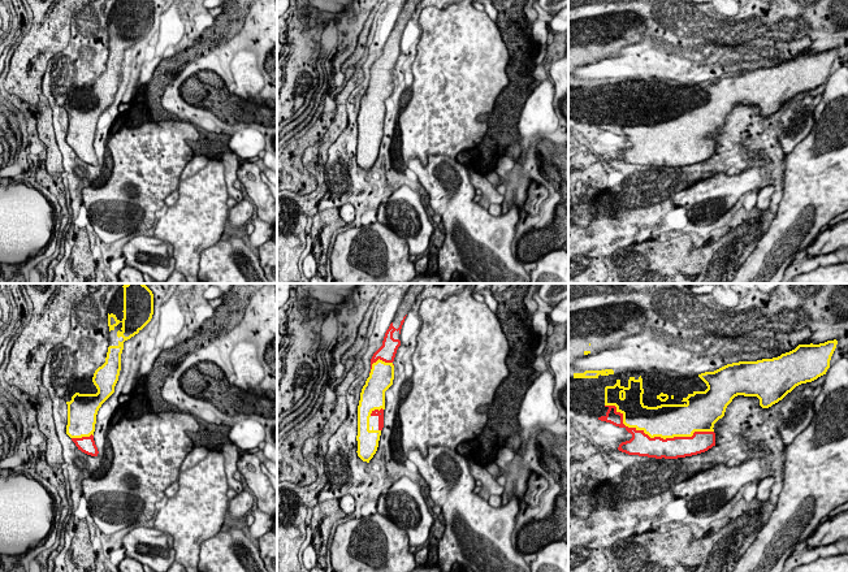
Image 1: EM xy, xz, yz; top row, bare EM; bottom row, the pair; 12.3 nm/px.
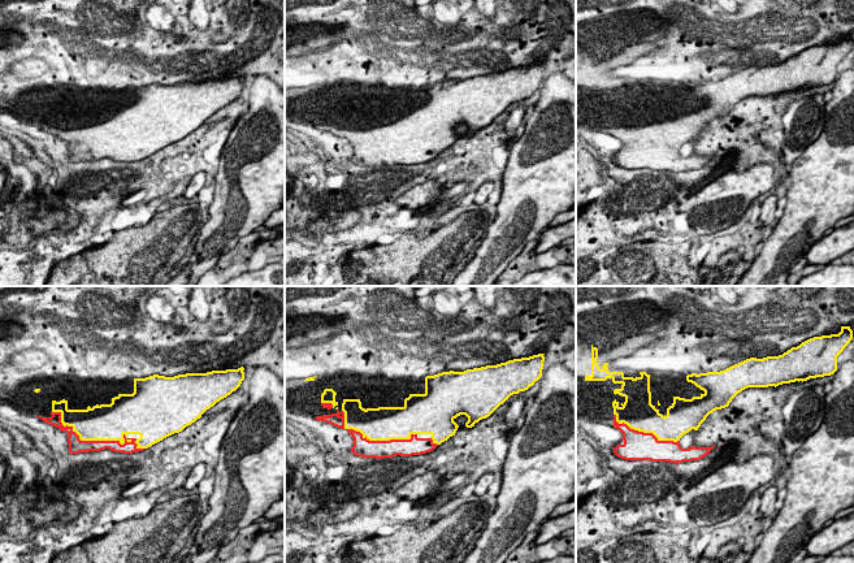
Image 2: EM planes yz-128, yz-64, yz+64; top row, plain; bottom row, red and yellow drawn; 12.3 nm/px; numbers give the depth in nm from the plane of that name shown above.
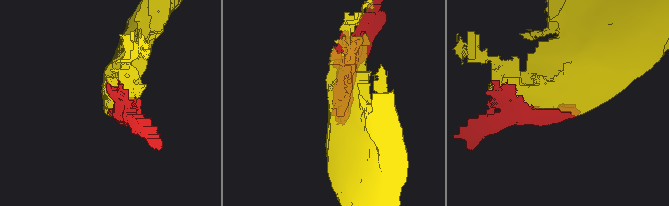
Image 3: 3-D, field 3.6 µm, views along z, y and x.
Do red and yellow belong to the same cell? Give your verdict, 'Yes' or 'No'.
Yes

